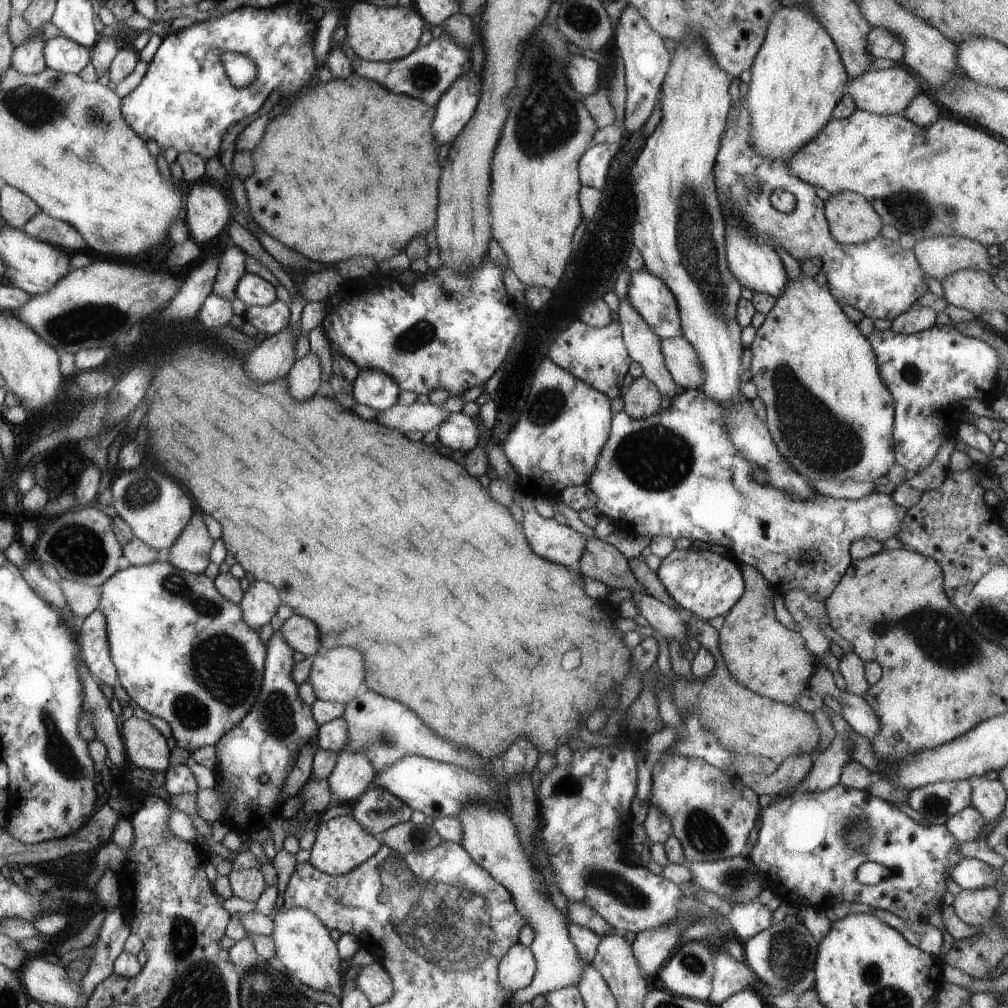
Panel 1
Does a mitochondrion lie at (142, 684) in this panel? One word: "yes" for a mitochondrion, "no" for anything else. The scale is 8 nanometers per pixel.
no

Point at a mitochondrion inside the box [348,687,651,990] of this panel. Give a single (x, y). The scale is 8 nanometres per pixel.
(456, 923)

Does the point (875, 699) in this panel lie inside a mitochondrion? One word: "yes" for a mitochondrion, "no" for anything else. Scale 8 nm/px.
no

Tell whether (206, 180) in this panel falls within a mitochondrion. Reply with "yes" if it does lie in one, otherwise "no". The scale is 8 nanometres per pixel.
no

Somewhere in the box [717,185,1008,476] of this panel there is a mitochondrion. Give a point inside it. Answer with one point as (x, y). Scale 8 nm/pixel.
(908, 209)

